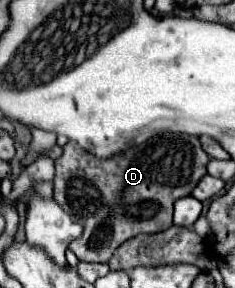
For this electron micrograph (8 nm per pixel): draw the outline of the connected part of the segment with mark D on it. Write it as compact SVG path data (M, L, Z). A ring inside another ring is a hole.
M166 133L152 137L150 141L132 147L112 159L96 159L92 153L84 151L78 143L68 141L60 159L56 159L56 177L54 177L54 199L56 203L82 225L84 233L70 243L70 249L80 261L106 263L118 245L136 237L138 233L158 233L166 231L172 225L172 205L176 199L186 197L206 175L208 155L200 147L198 137L194 135L176 135Z

